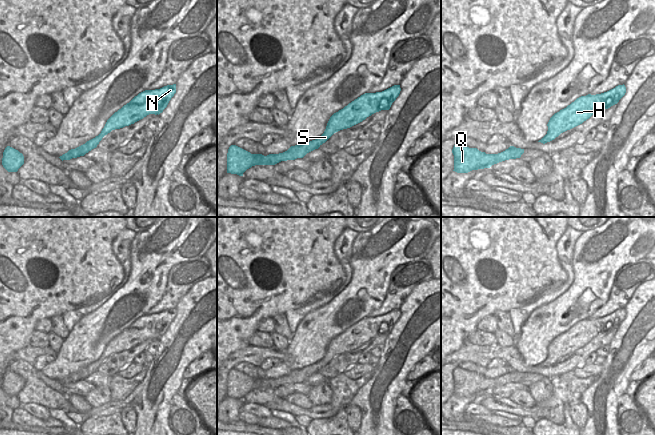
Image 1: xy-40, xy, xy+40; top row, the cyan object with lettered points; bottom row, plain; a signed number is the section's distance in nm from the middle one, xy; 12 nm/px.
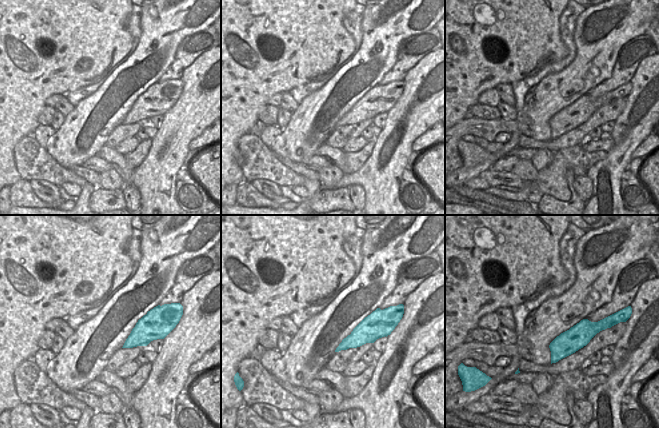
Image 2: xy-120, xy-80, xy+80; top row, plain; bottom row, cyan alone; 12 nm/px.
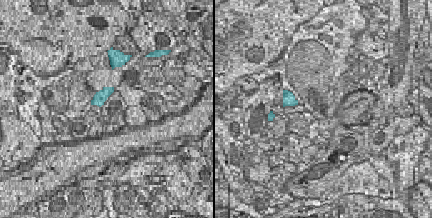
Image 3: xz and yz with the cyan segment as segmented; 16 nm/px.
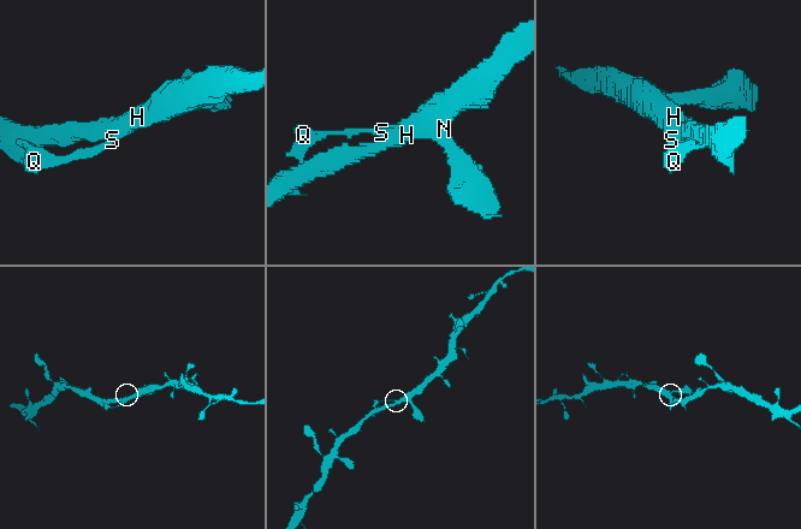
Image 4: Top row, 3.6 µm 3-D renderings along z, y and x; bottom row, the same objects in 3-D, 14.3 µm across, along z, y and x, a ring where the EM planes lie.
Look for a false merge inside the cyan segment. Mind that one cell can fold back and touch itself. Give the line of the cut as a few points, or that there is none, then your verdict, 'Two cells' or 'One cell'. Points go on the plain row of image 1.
No split. One cell

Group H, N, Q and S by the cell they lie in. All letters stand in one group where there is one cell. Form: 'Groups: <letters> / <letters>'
Groups: H N Q S

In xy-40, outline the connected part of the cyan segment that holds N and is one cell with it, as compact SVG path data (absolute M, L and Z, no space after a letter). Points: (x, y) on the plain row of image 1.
M176 308L167 309L155 314L145 314L139 317L107 344L98 360L75 373L69 374L59 382L63 385L84 380L96 372L102 362L112 354L134 348L149 338L159 339L167 331L175 317Z

